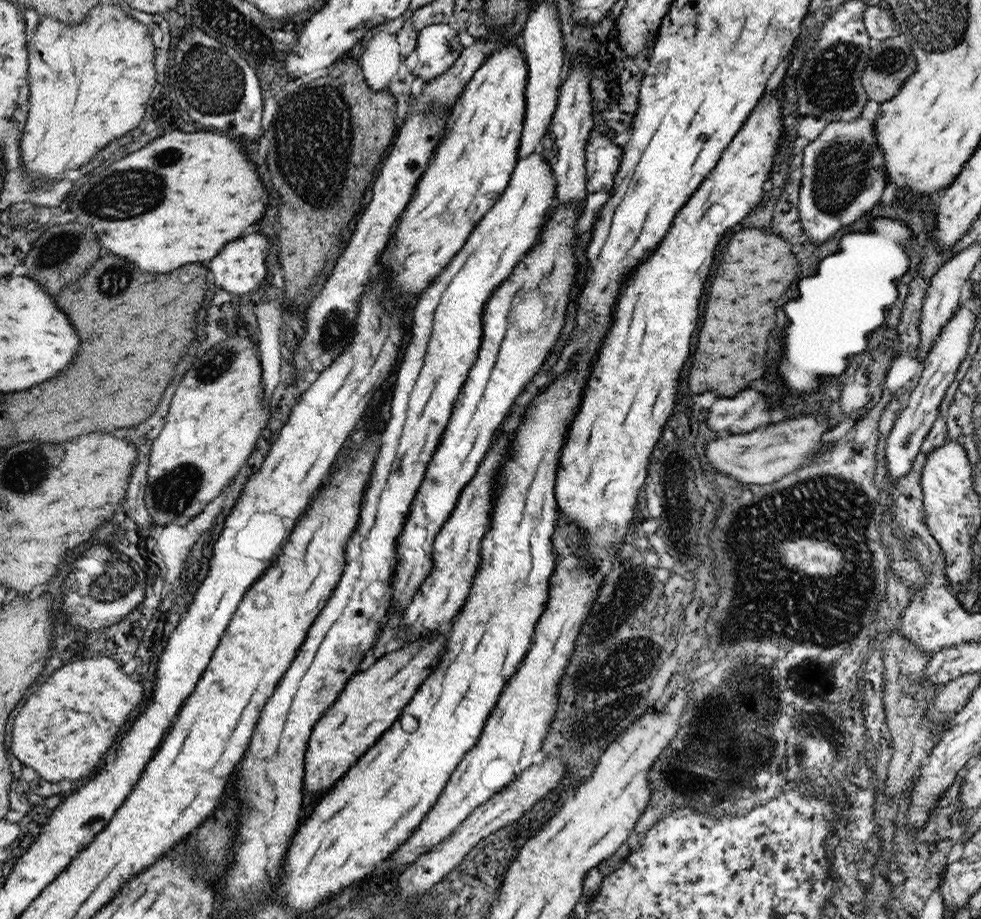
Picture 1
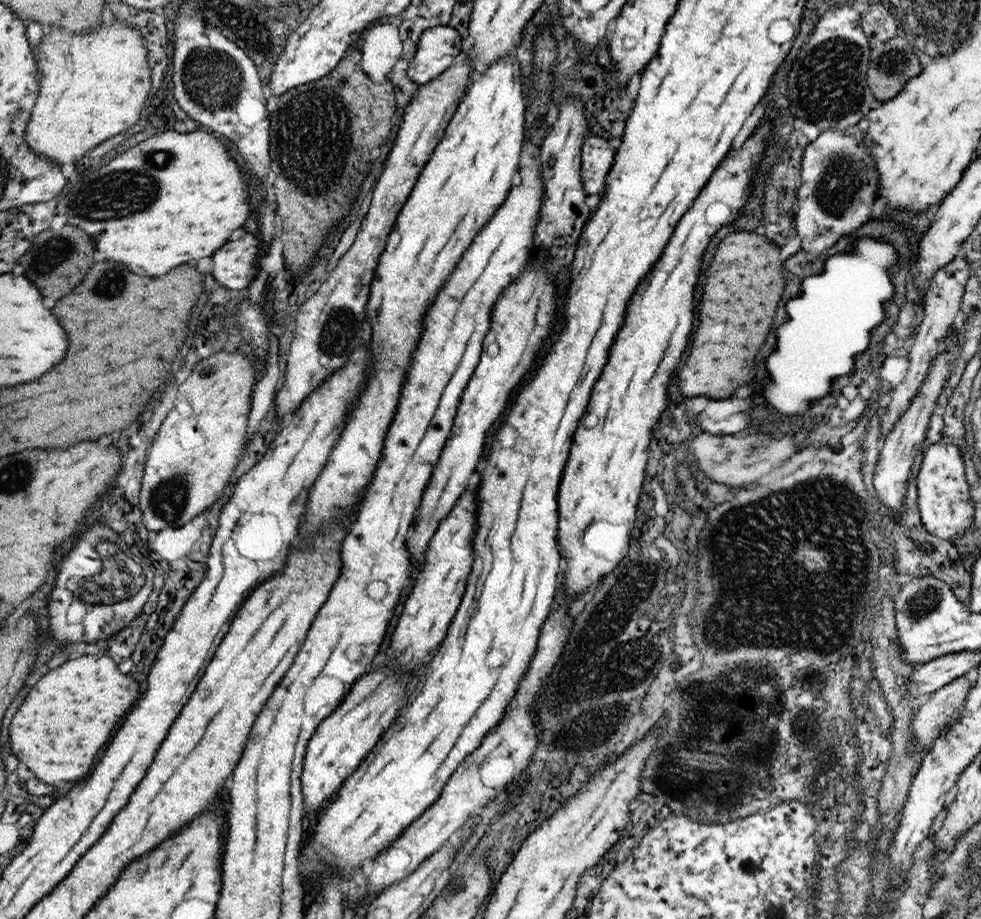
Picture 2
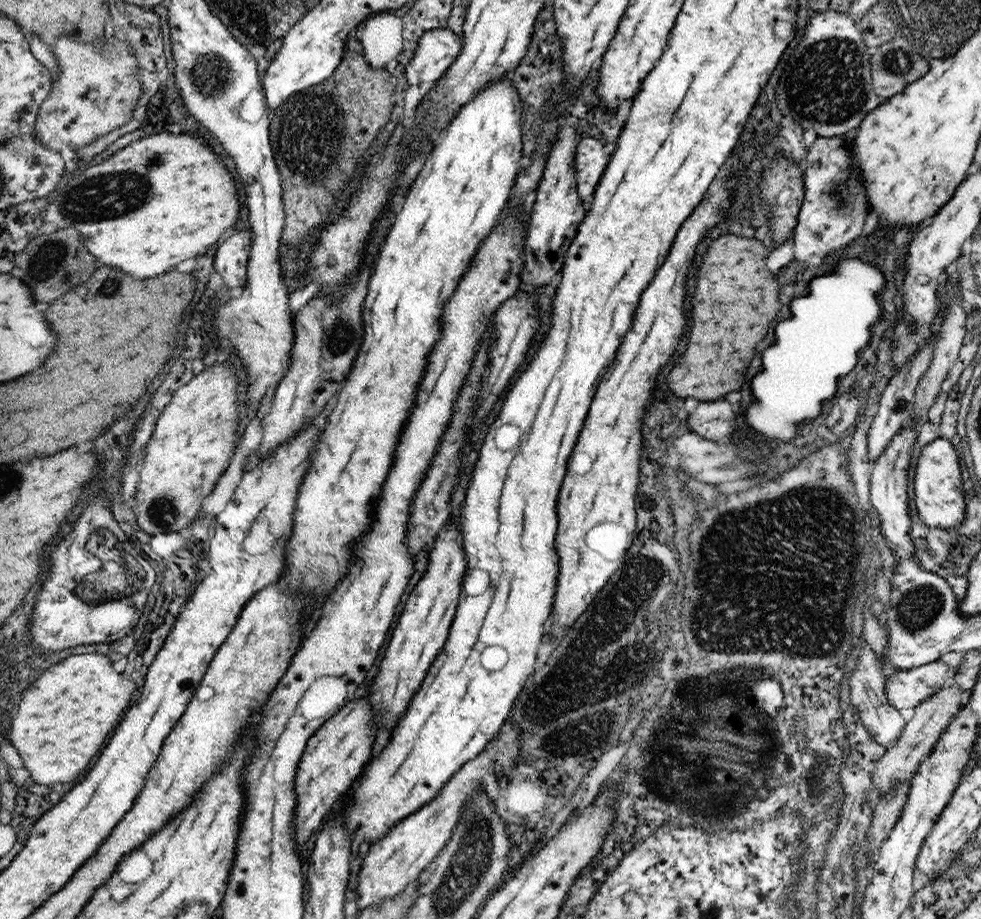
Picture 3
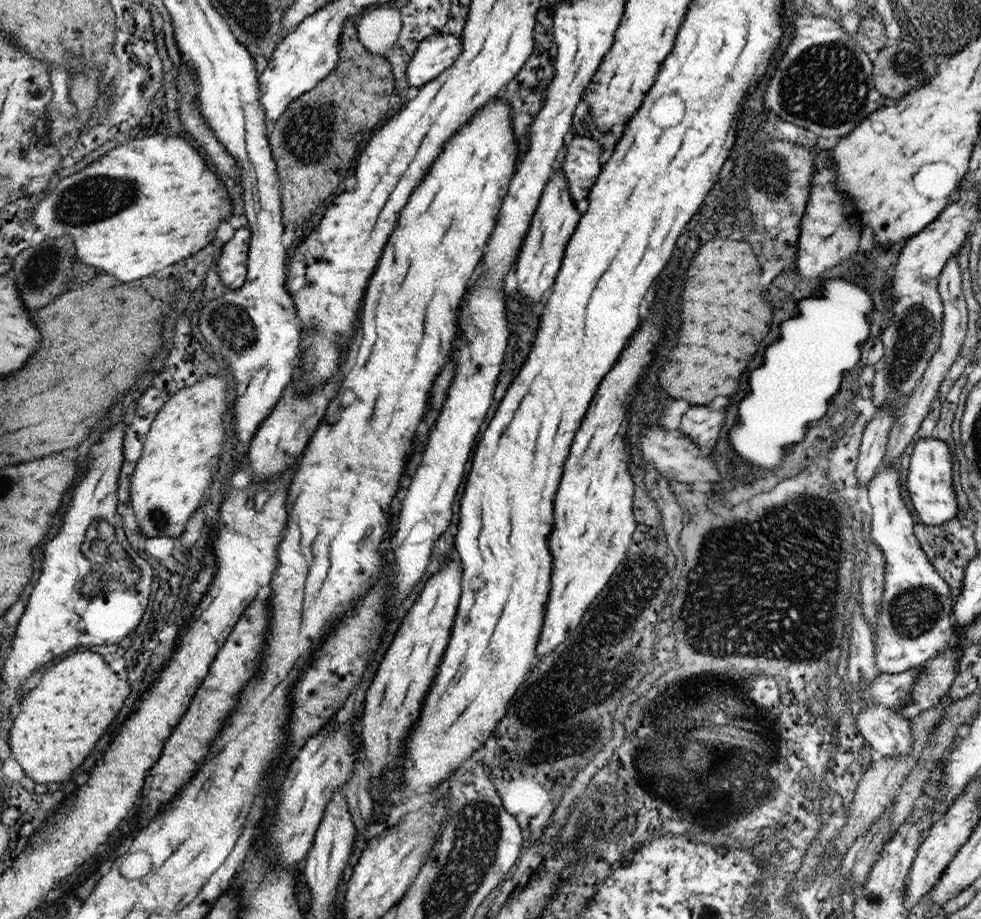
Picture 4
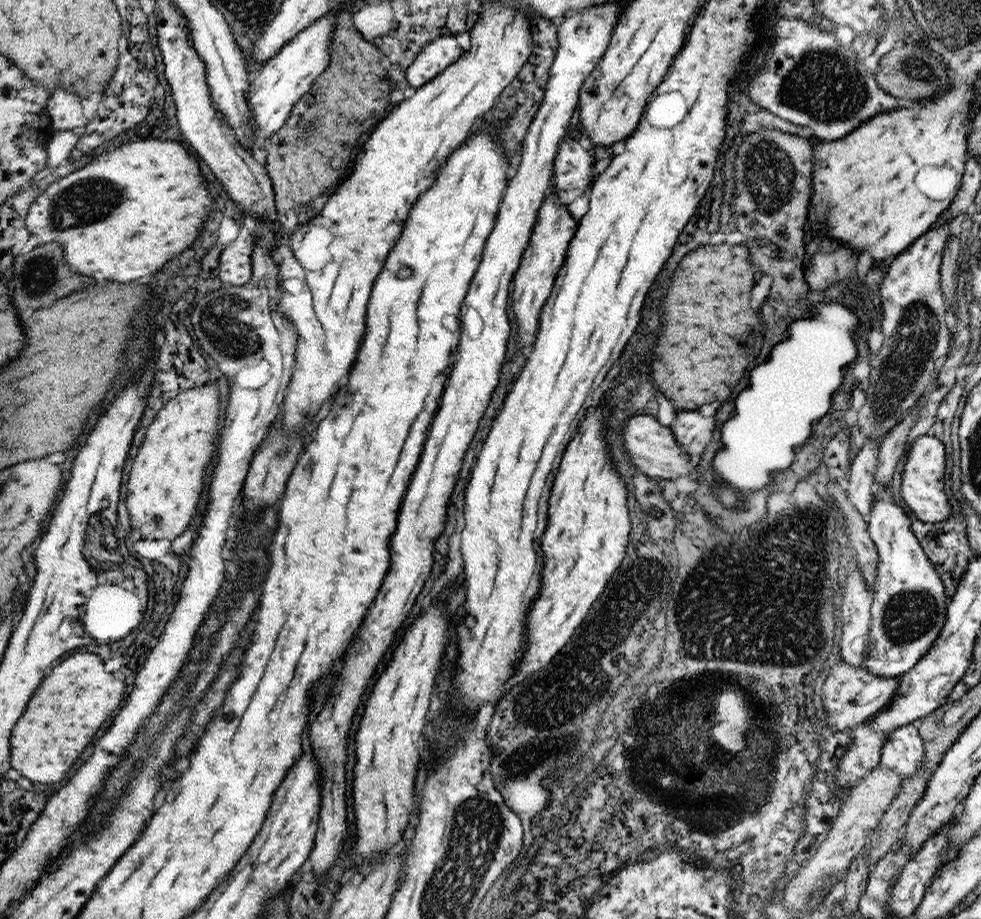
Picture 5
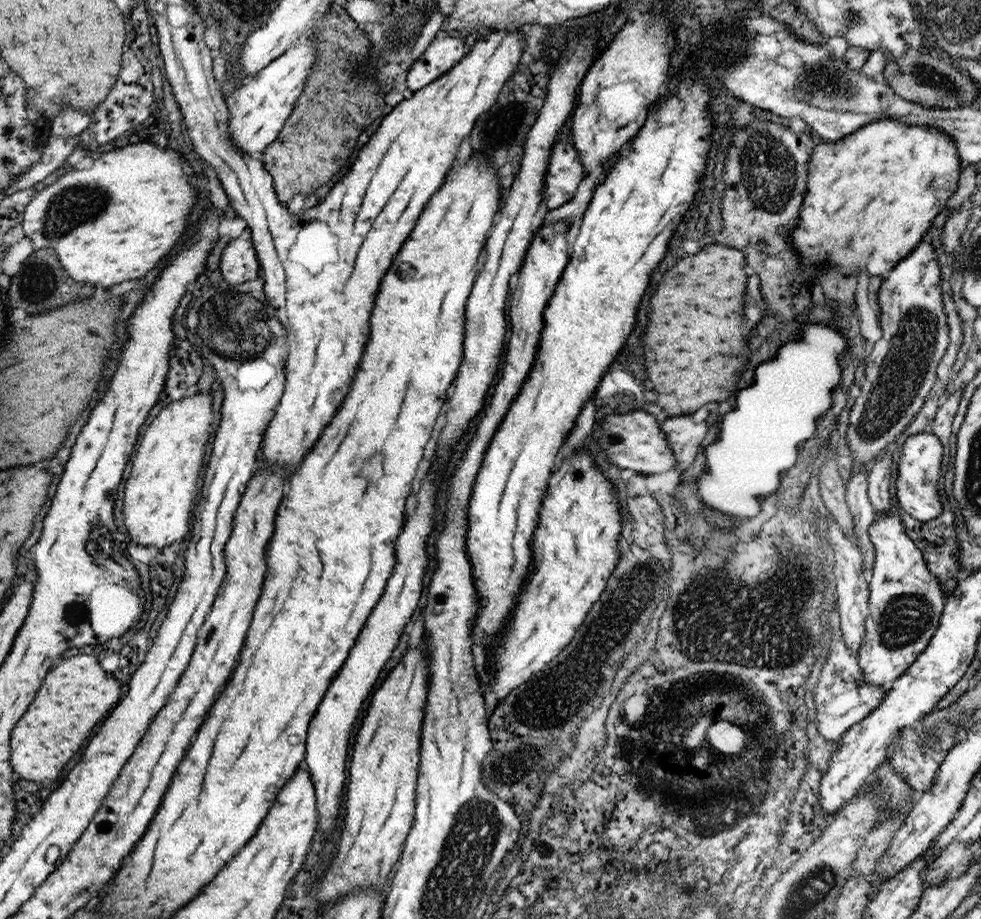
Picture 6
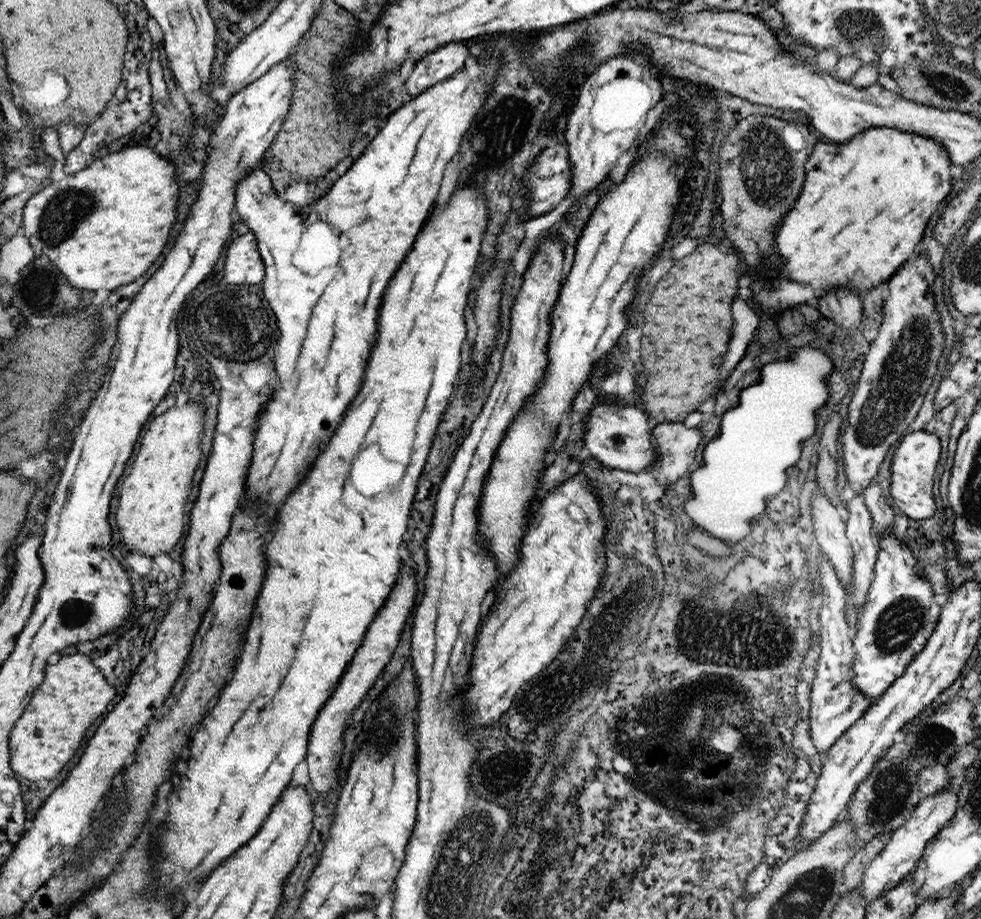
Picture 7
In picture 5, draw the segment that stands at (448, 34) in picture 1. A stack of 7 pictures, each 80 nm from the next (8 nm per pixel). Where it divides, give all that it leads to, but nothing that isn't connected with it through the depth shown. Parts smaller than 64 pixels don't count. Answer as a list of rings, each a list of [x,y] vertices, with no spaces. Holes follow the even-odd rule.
[[[444,32],[437,40],[428,41],[407,68],[409,86],[417,89],[428,84],[453,65],[463,52],[451,33]]]

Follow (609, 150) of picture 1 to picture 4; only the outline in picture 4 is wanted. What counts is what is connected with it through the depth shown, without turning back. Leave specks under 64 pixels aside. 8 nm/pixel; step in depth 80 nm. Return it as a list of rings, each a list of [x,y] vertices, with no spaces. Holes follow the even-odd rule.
[[[571,136],[564,151],[562,168],[569,180],[570,195],[576,201],[588,198],[601,173],[601,146],[590,137]]]

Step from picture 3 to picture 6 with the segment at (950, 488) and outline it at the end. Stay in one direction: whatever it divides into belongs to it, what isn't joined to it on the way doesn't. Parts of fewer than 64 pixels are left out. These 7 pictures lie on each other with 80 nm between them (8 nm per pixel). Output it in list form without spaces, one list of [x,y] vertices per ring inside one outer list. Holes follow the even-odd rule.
[[[930,432],[917,433],[905,439],[896,479],[896,496],[901,508],[912,518],[926,522],[942,514],[942,502],[938,494],[938,478],[942,466],[942,443]]]

